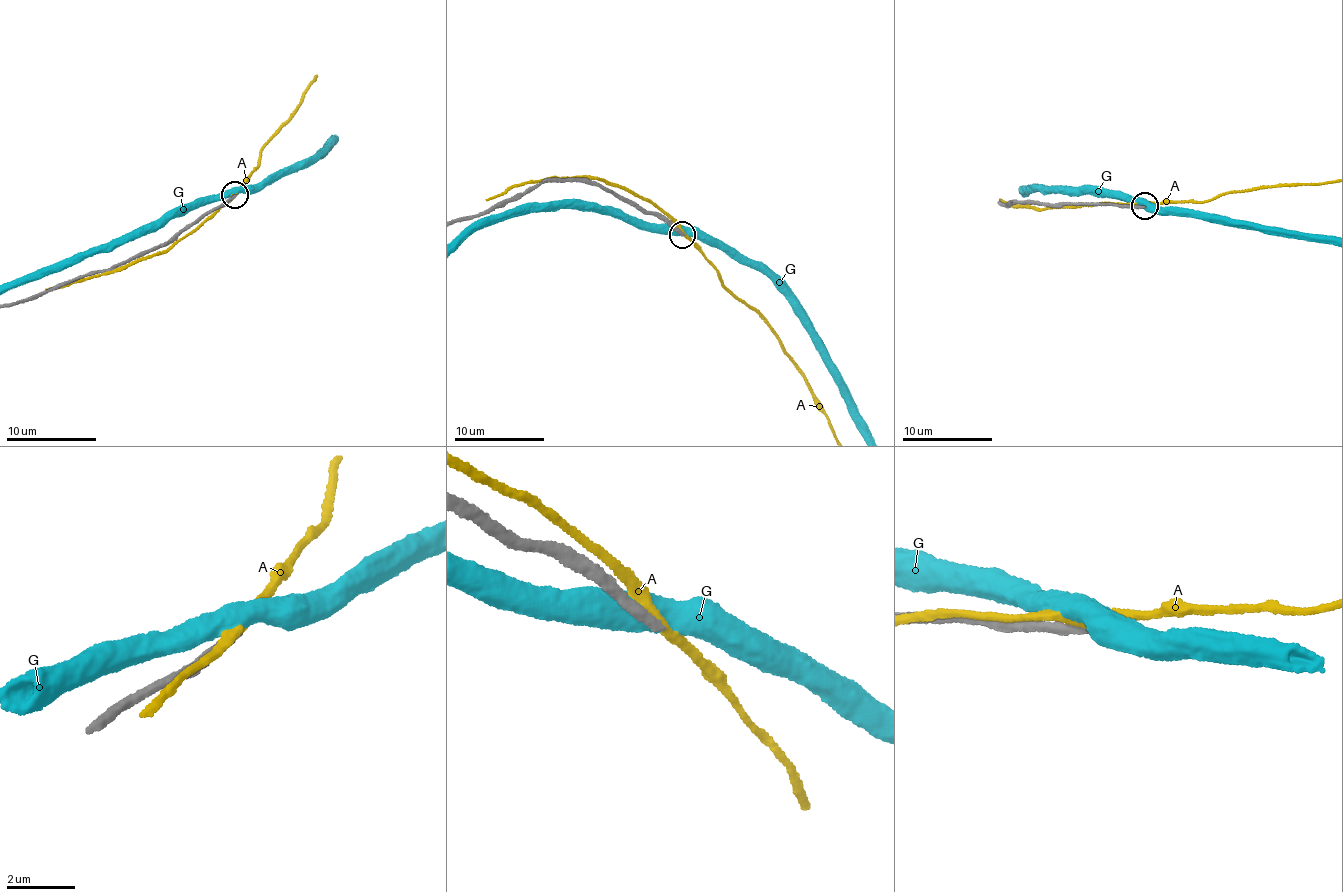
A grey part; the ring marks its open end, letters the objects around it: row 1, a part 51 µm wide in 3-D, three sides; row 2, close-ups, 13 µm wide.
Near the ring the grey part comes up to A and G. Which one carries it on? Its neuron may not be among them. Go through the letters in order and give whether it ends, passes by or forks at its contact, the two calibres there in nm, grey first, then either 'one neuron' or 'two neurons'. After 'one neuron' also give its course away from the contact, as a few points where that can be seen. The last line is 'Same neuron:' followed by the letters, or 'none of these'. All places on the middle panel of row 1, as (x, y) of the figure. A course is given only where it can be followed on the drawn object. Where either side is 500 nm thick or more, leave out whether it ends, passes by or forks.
A: it passes by; calibres 340 and 240 nm; two neurons
G: calibres 380 and 600 nm; two neurons
Same neuron: none of these

